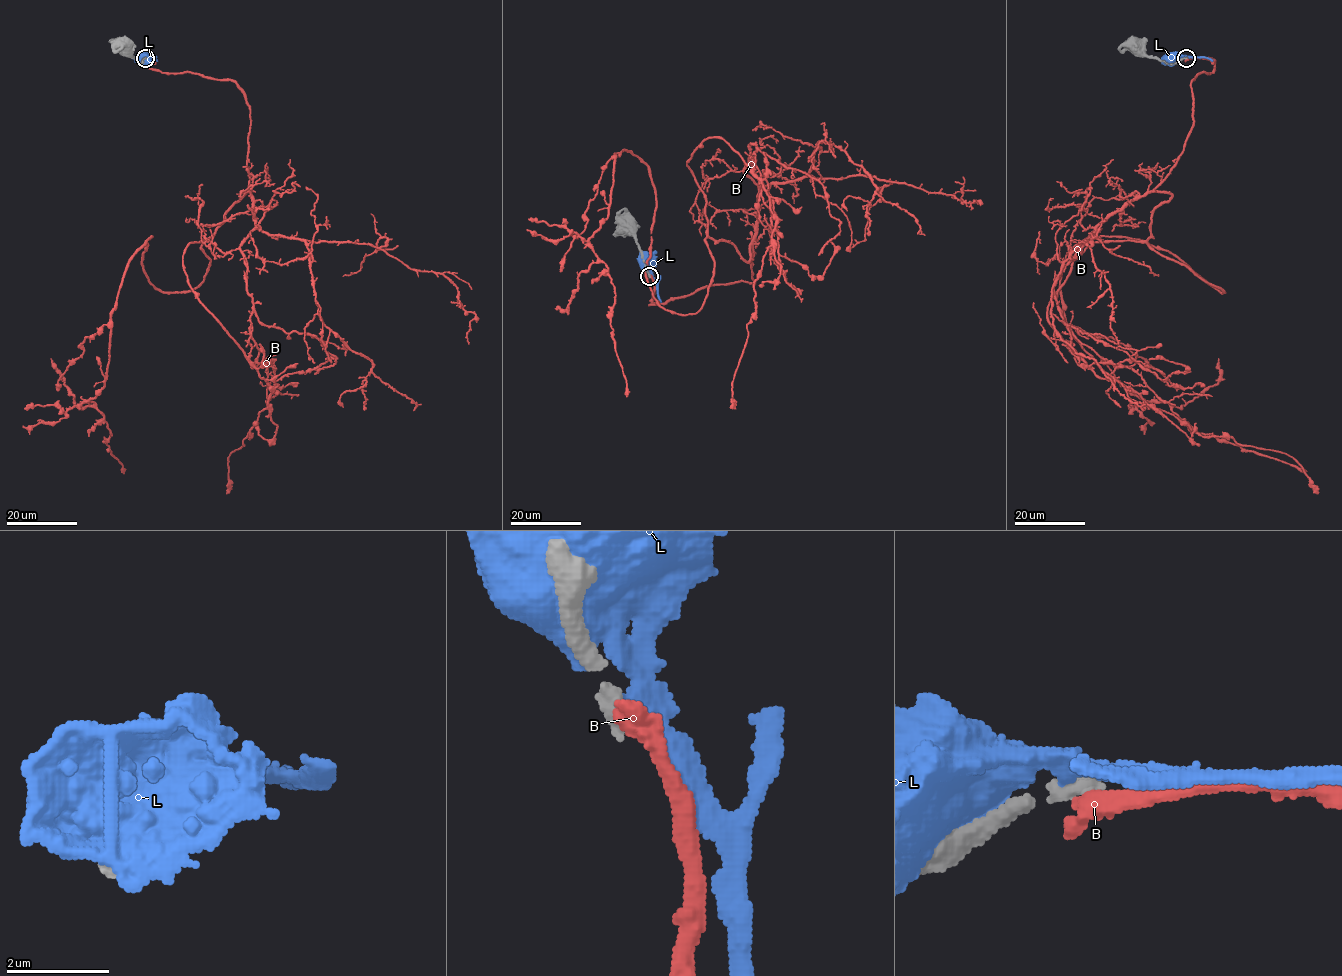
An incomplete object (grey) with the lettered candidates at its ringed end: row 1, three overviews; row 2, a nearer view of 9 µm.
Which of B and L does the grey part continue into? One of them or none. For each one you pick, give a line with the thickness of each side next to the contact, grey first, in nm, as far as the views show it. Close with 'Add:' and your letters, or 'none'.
Add: none

